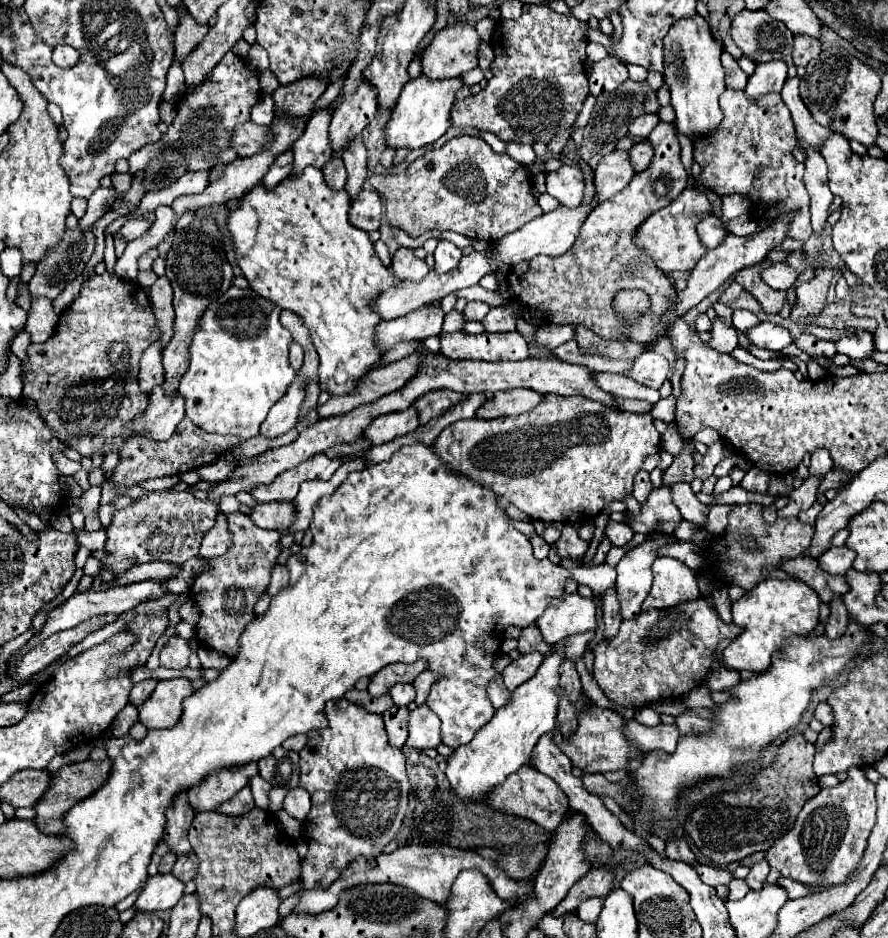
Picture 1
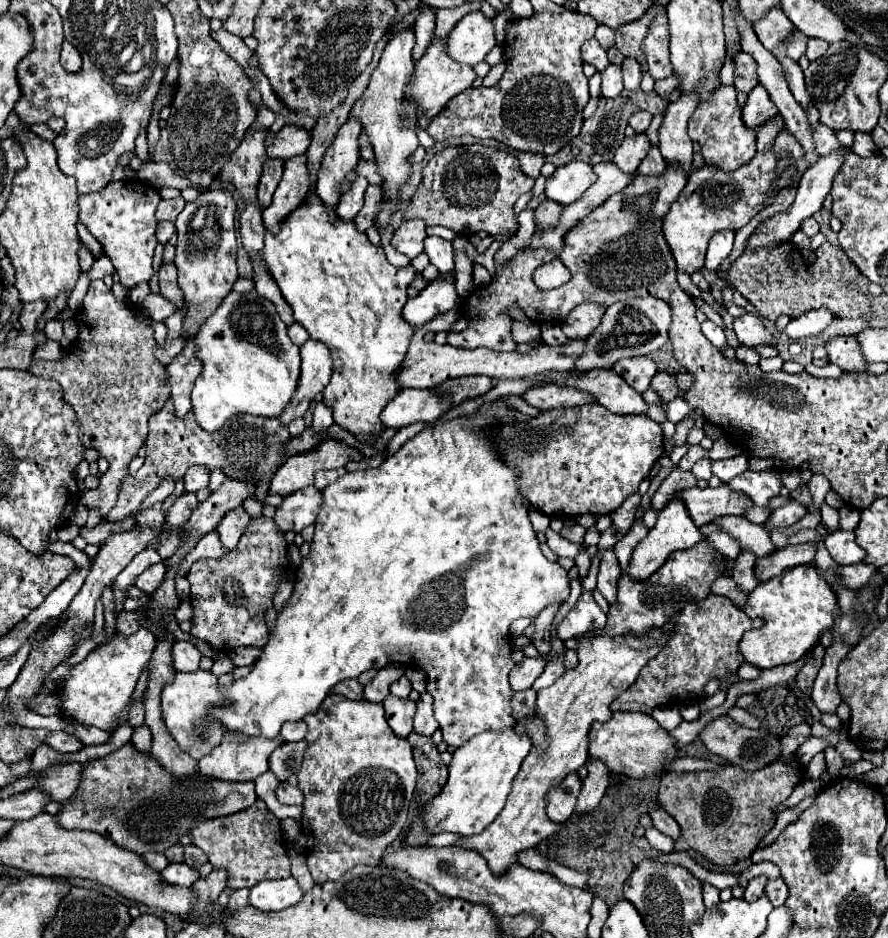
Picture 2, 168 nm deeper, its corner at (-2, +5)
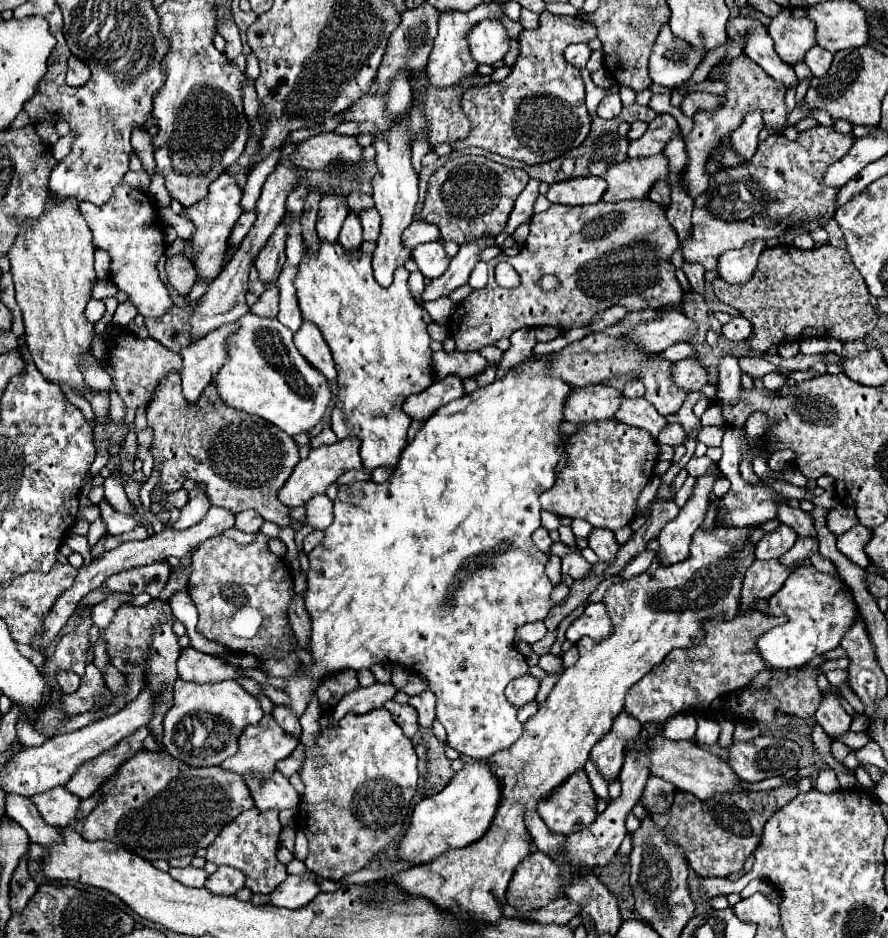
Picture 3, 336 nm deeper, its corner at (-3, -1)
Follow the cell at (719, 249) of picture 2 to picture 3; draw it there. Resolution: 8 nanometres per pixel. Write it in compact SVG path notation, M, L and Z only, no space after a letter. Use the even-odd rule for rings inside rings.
M752 241L742 249L726 251L718 259L718 273L724 281L732 285L742 285L750 281L750 275L756 271L760 253L764 251L766 241Z

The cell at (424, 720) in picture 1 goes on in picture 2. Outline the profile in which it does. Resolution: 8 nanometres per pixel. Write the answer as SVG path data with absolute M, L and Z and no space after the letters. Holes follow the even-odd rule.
M423 693L417 701L417 713L415 713L415 733L431 737L439 729L437 719L433 717L433 697L429 693Z

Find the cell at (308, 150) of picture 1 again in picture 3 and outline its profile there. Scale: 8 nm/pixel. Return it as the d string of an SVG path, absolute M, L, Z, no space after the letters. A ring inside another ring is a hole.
M284 217L284 221L278 225L278 229L268 239L266 247L260 251L260 255L254 263L262 283L270 283L270 281L278 279L278 275L282 271L282 265L286 261L286 255L284 255L286 235L288 235L288 217Z

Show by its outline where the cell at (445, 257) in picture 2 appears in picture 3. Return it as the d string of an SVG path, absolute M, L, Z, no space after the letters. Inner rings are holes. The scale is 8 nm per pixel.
M438 241L418 245L412 251L412 259L416 261L420 273L426 279L438 279L450 265L450 257L446 255L442 243L438 243Z

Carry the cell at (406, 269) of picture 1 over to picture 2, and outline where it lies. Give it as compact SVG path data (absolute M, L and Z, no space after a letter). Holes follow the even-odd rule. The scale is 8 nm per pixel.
M411 221L403 223L391 239L391 245L395 251L401 251L409 259L417 257L417 251L423 251L423 241L425 241L425 223L423 221Z

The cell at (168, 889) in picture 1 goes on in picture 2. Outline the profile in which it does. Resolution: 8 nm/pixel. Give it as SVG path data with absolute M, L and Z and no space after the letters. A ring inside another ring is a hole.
M169 863L161 871L161 879L175 887L191 887L199 879L199 873L191 869L187 863Z

